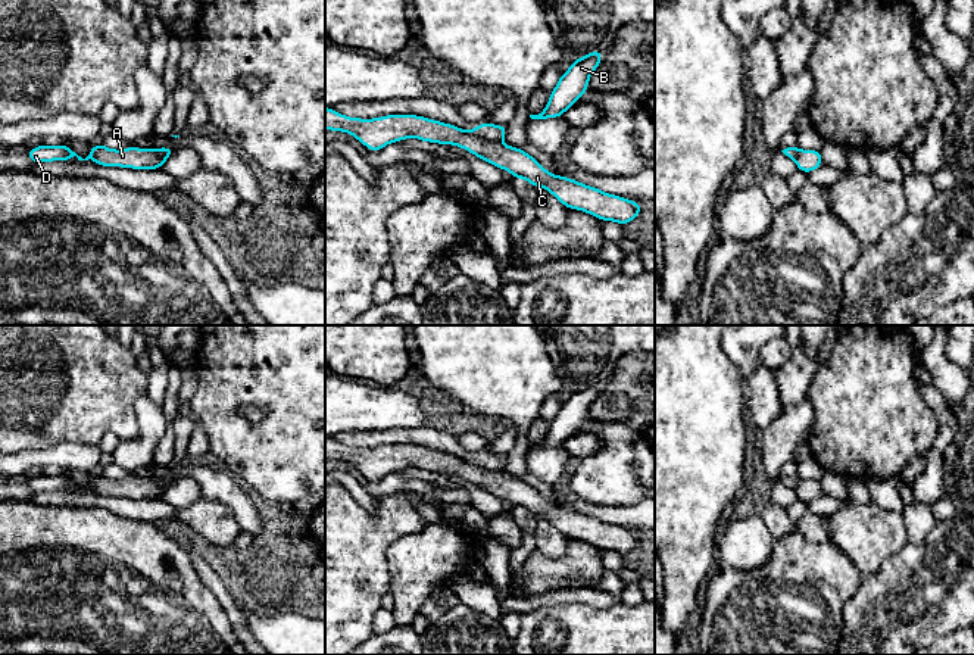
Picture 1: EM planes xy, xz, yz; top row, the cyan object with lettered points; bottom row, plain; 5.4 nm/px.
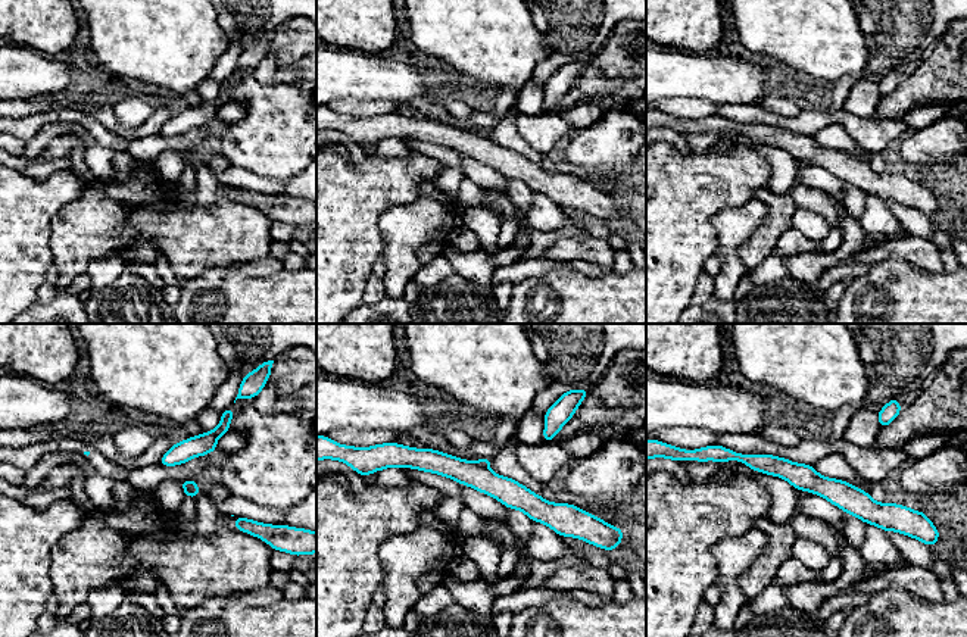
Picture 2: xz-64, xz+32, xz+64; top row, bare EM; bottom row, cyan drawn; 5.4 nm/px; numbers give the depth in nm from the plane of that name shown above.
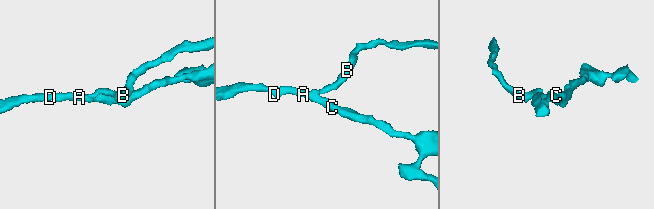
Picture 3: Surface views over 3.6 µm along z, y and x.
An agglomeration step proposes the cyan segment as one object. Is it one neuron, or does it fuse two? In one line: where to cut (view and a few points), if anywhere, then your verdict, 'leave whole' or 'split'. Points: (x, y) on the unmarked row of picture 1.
cut in xz along (473, 459), (499, 473); split

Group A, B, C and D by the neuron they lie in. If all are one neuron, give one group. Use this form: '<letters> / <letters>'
A C D / B

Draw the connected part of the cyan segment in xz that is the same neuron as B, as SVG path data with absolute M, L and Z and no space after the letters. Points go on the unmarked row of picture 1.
M599 380L583 387L577 387L572 396L562 403L550 424L546 439L538 445L530 445L530 447L547 449L562 446L564 442L587 421L589 408L600 394L602 384L603 380Z

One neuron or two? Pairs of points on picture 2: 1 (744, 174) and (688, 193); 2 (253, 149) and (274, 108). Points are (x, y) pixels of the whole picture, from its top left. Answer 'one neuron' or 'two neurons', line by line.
1: one neuron
2: one neuron

